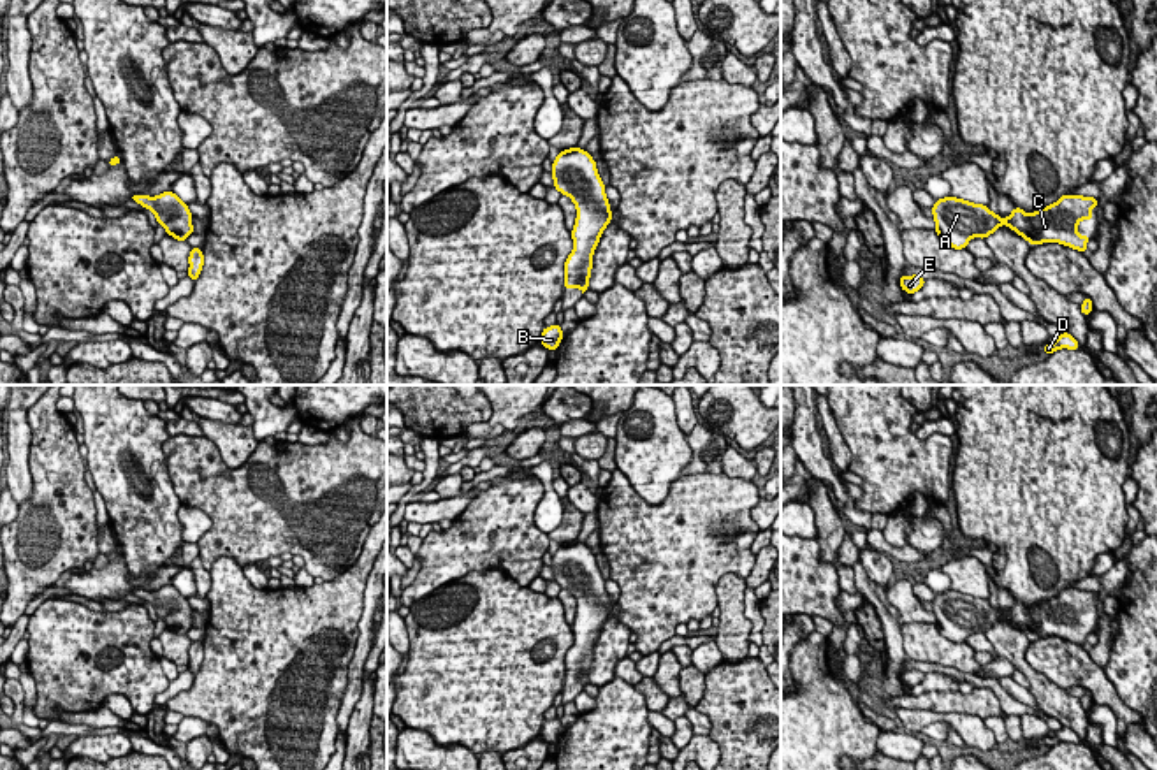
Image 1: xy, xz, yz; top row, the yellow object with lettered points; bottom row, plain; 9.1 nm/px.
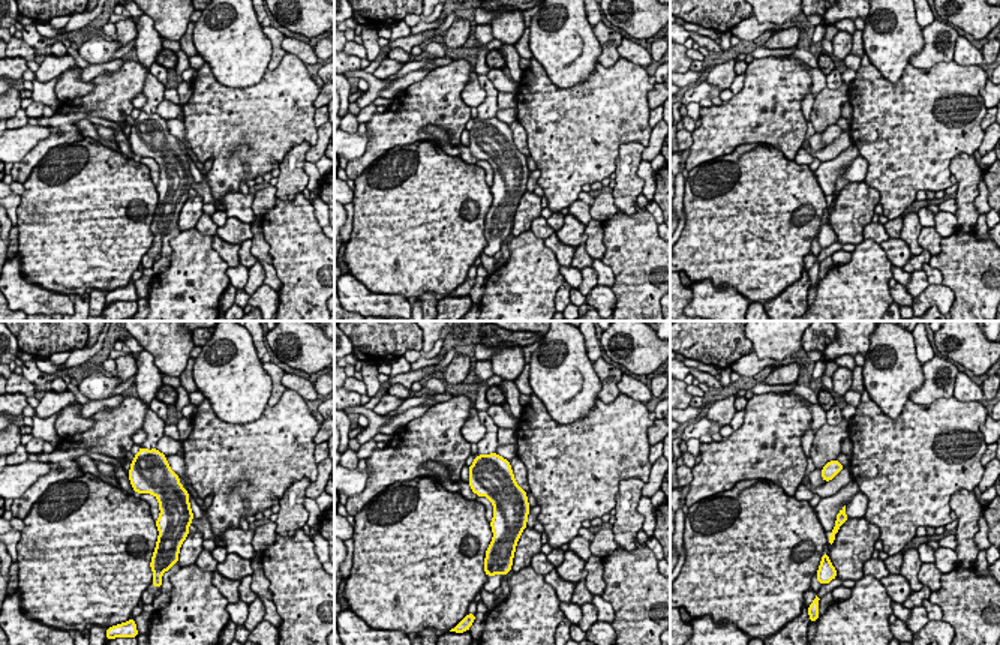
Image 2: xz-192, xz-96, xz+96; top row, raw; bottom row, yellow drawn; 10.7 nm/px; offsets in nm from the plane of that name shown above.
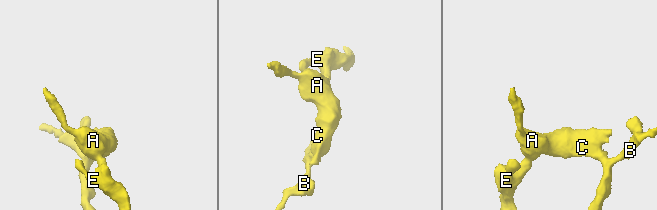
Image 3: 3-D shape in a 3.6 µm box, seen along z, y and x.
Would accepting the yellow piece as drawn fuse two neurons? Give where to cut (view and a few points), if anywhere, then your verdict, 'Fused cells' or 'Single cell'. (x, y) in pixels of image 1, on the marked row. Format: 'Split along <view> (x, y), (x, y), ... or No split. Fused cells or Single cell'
No split. Single cell

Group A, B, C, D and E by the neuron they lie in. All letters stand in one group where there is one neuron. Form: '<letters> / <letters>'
A B C D E

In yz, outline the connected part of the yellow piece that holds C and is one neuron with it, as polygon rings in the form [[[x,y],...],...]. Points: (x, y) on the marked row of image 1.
[[[950,195],[935,200],[932,214],[937,236],[955,250],[965,248],[972,237],[988,237],[1004,223],[1030,244],[1060,243],[1087,253],[1087,241],[1090,237],[1078,234],[1078,222],[1092,220],[1094,207],[1097,207],[1097,199],[1094,197],[1062,195],[1055,204],[1030,214],[1015,207],[1002,220],[988,206]]]

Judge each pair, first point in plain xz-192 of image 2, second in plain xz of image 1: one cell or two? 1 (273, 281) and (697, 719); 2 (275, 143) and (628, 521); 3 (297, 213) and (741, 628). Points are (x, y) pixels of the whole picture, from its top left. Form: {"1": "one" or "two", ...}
{"1": "one", "2": "one", "3": "two"}

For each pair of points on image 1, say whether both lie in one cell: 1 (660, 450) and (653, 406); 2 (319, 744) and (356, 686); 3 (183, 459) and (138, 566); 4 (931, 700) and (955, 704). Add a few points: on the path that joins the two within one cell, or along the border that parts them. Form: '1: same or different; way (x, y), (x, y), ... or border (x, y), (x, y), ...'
1: same; way (656, 440), (656, 417)
2: different; border (349, 679), (336, 716), (336, 730)
3: different; border (162, 443), (167, 475), (181, 503)
4: same; way (936, 702), (950, 702)

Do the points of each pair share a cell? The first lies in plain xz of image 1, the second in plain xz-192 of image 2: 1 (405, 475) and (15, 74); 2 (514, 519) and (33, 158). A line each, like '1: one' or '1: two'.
1: one
2: one

